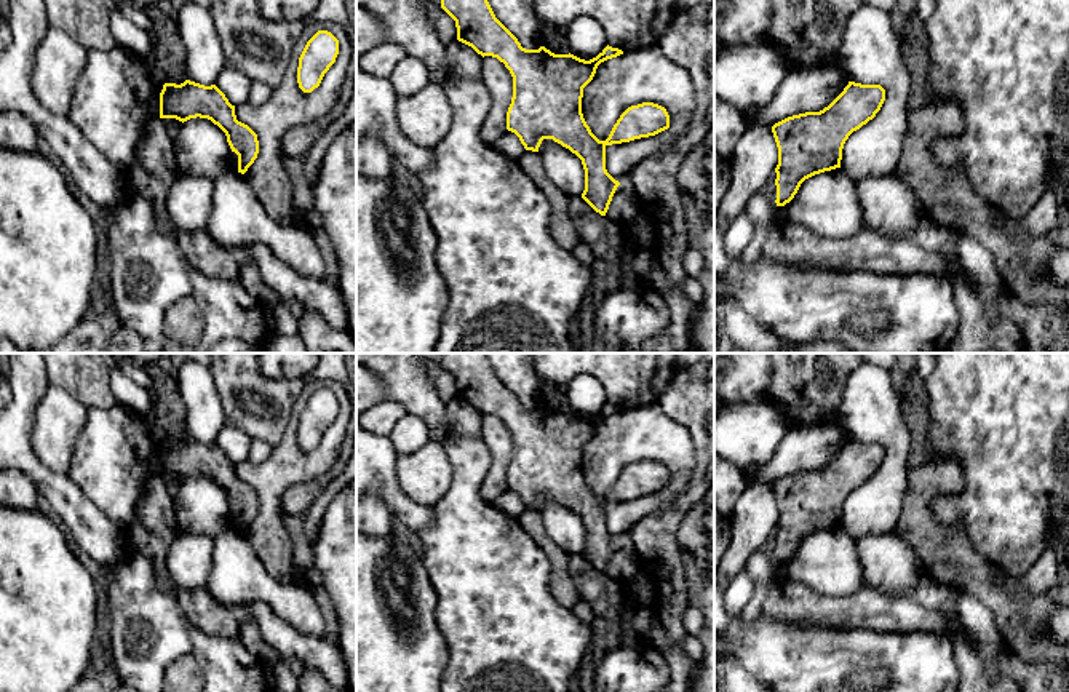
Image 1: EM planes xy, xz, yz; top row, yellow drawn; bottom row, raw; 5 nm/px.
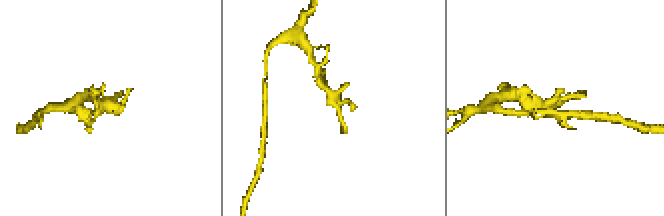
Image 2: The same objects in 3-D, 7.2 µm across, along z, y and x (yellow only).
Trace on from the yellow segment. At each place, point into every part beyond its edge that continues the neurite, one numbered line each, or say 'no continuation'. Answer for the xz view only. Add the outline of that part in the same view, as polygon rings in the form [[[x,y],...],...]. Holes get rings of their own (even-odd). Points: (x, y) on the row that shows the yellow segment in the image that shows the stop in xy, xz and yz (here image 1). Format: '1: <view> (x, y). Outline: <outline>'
no continuation

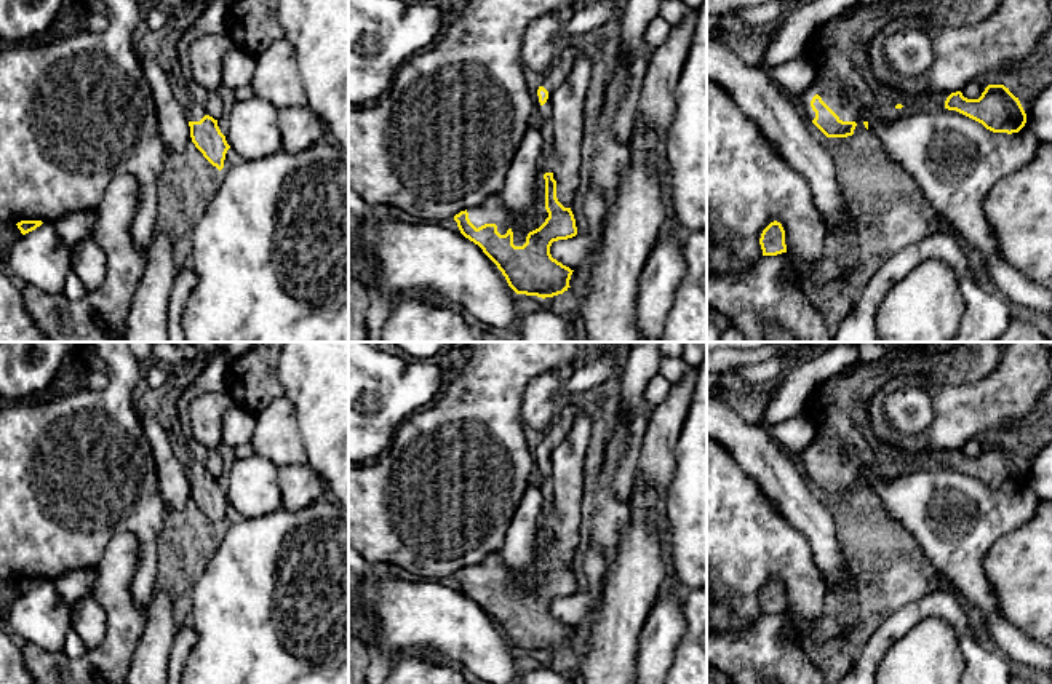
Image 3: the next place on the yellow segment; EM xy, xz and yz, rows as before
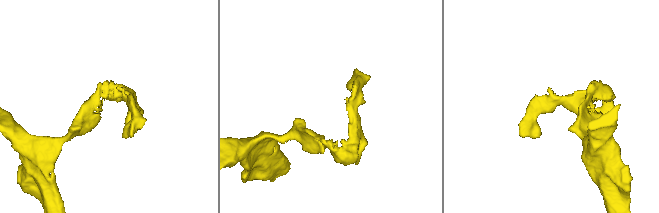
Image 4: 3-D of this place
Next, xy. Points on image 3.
1: xy (195, 112). Outline: [[[192,99],[185,102],[185,112],[187,112],[189,121],[200,121],[206,115],[203,107]]]

